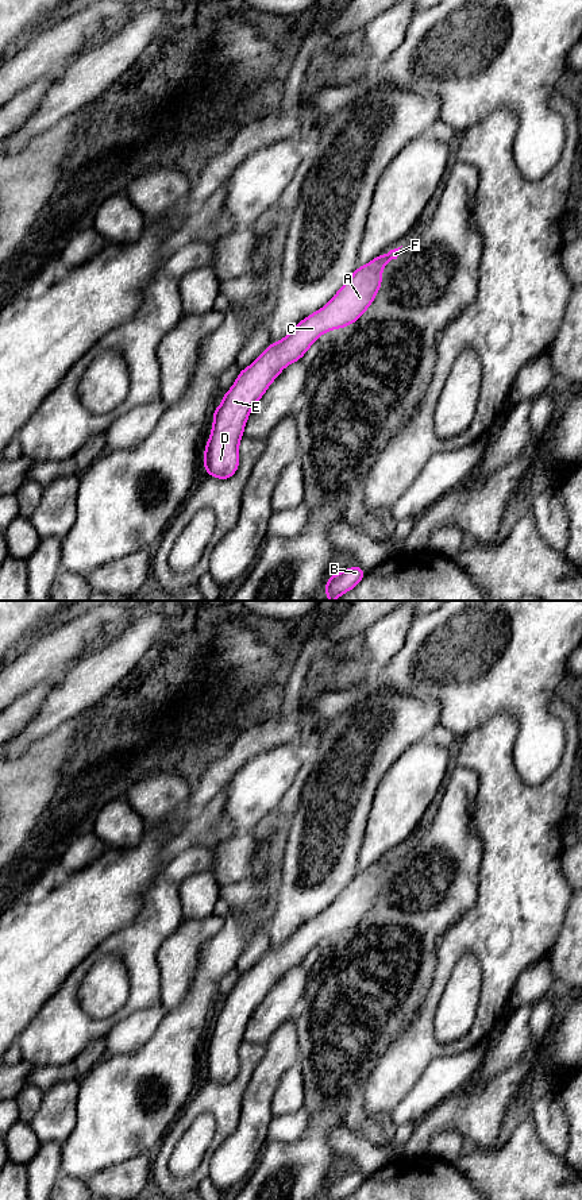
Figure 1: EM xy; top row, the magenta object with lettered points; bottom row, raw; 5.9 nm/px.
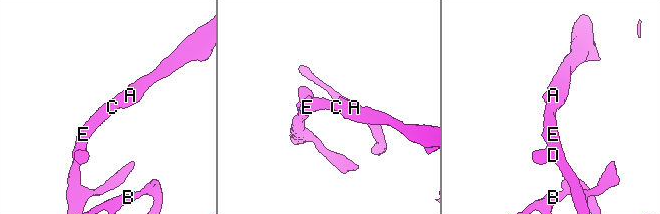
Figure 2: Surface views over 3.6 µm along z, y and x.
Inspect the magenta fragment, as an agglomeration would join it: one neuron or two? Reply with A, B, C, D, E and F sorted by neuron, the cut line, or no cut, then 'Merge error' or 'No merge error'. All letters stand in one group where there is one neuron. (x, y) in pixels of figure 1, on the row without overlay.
Groups: A B C D E F. No split. No merge error

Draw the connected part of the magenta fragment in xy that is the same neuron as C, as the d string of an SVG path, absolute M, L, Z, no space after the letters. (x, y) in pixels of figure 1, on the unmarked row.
M400 853L388 860L378 860L365 871L359 871L344 887L332 904L317 917L301 925L282 945L270 948L267 953L244 975L240 975L232 992L223 1000L223 1007L213 1015L213 1031L204 1056L204 1073L217 1084L230 1084L239 1072L239 1046L243 1042L244 1029L267 992L288 971L301 964L316 944L332 934L344 933L355 927L374 906L382 888L382 873L392 864L397 864Z

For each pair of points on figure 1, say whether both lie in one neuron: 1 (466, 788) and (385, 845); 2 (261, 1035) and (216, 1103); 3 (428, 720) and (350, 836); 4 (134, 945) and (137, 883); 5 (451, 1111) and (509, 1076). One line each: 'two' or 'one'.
1: two
2: two
3: one
4: two
5: one

